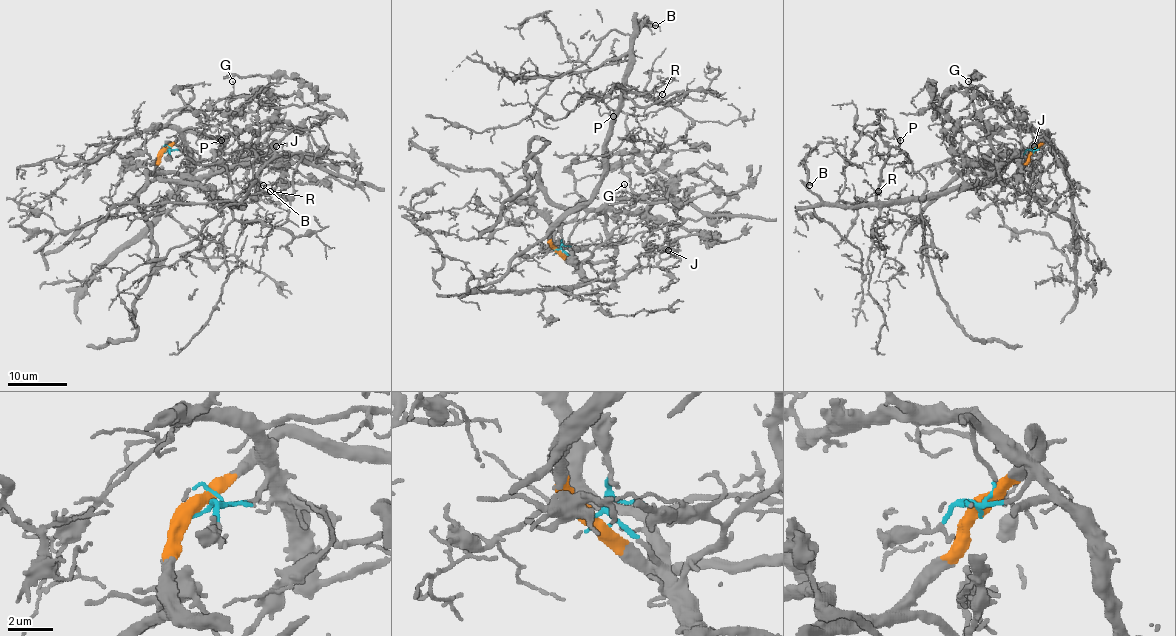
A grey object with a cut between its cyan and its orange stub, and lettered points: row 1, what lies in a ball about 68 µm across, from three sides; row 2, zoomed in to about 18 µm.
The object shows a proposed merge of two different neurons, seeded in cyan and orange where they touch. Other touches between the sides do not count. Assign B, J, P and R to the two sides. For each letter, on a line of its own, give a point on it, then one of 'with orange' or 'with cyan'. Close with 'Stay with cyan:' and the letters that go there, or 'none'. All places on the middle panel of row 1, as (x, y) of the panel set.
B: (655, 25) | with orange
J: (668, 250) | with cyan
P: (613, 116) | with orange
R: (662, 94) | with orange
Stay with cyan: J

